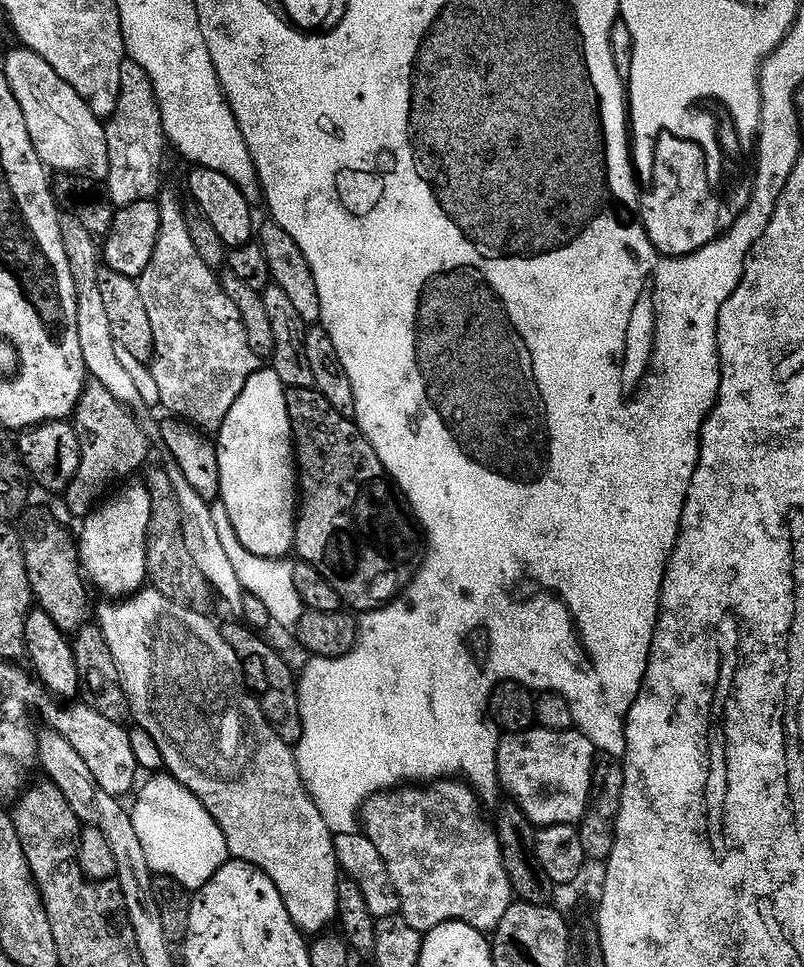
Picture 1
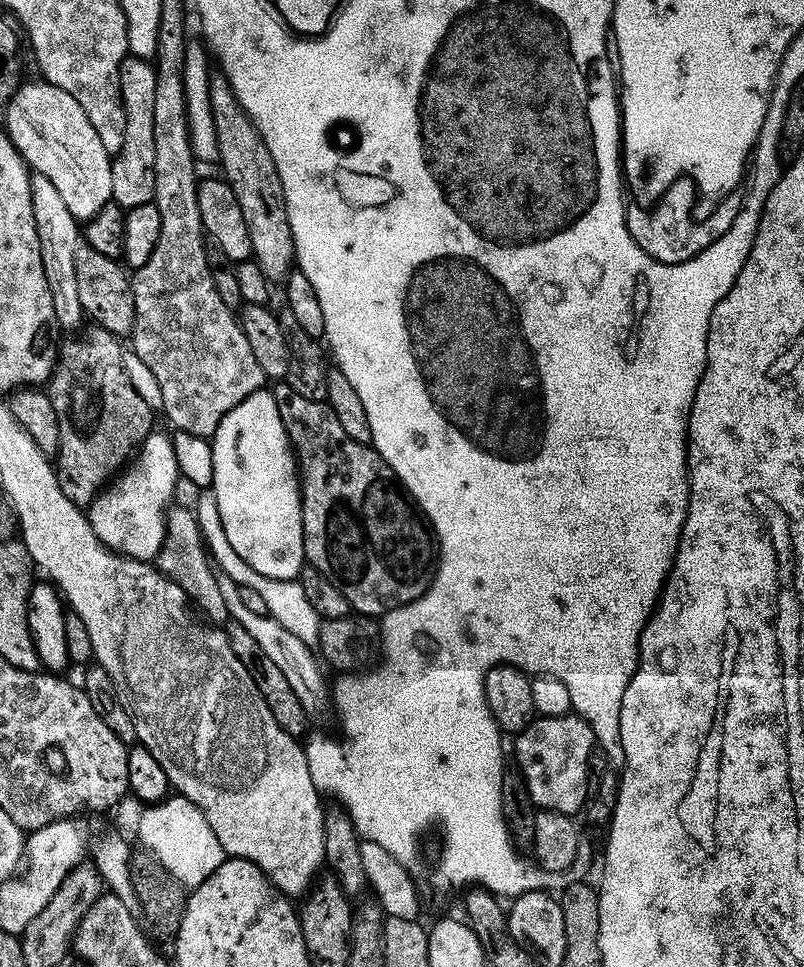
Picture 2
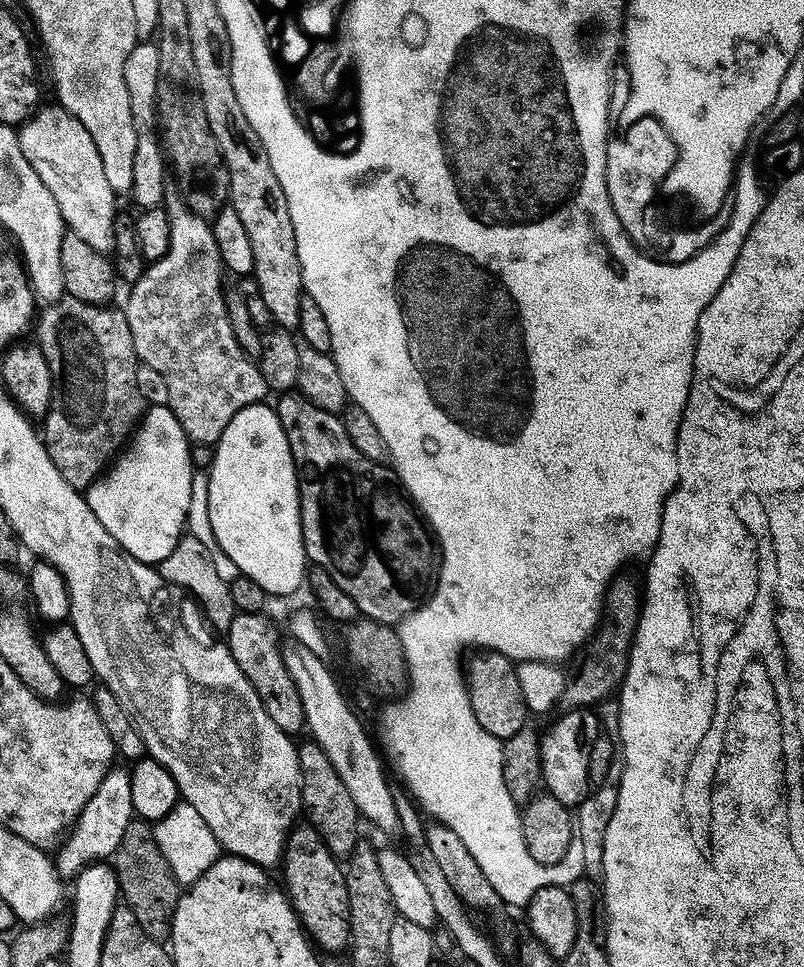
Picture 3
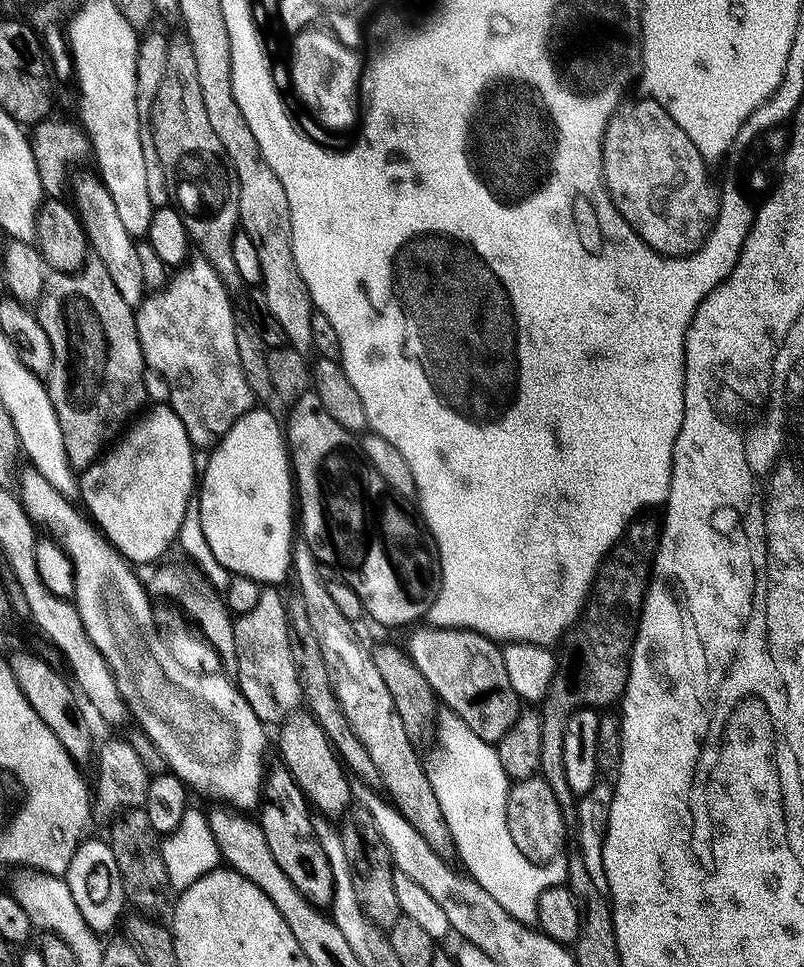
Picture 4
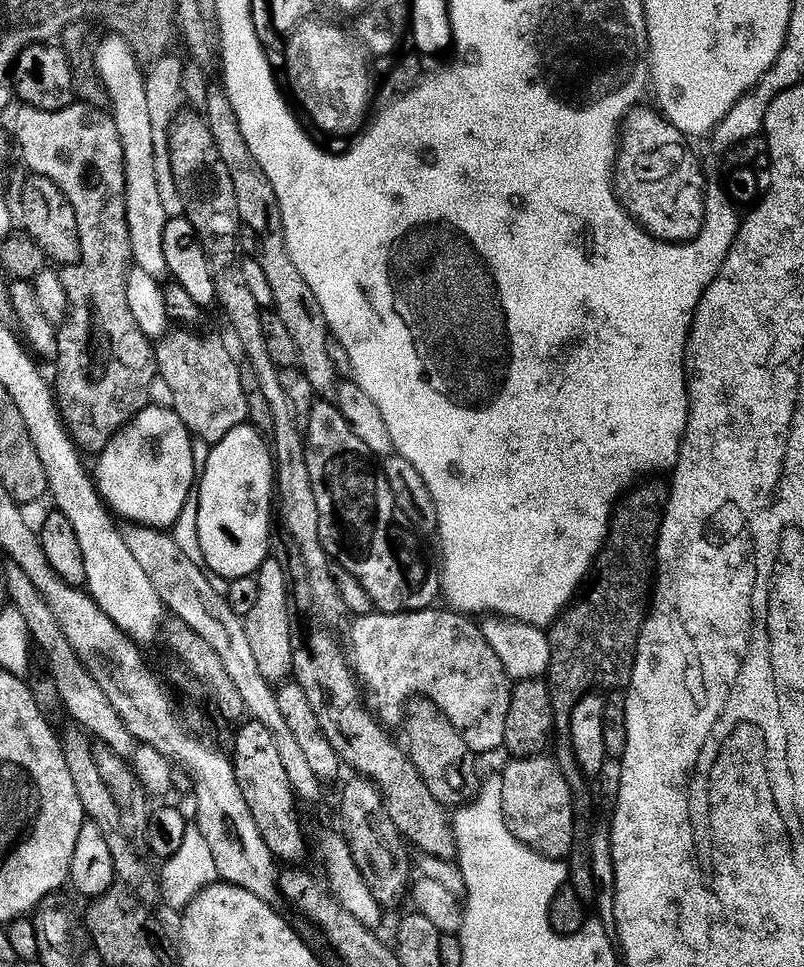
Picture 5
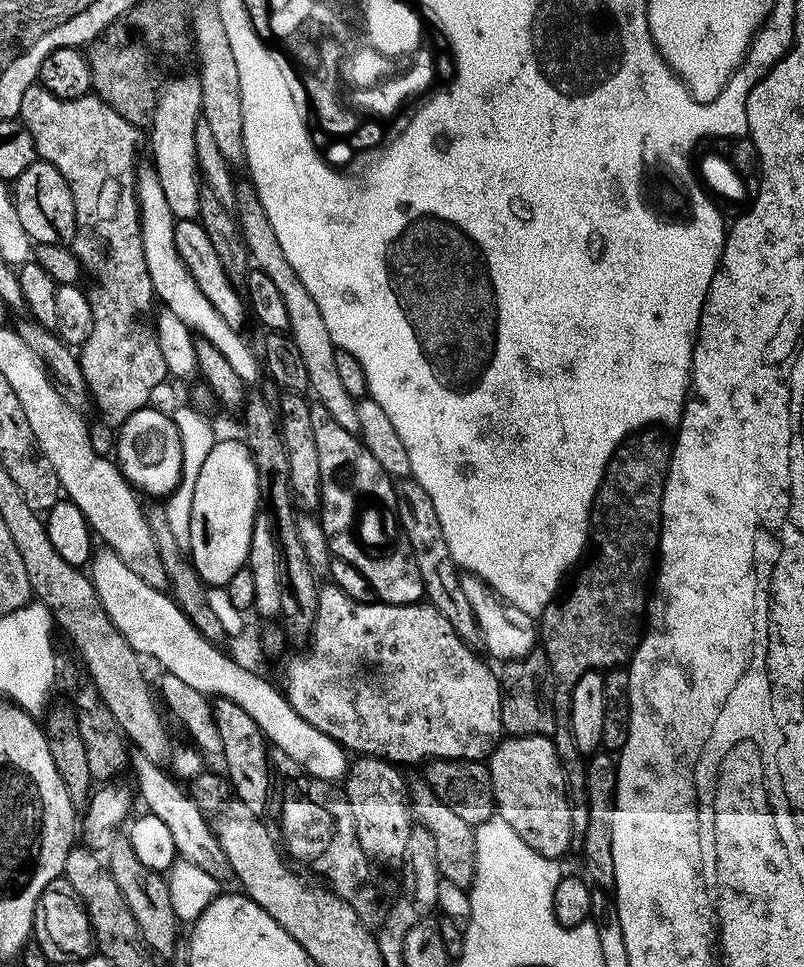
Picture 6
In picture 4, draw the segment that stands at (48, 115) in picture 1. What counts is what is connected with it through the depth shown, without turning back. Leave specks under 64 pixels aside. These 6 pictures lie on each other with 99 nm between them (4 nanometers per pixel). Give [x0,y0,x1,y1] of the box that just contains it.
[74,175,146,306]

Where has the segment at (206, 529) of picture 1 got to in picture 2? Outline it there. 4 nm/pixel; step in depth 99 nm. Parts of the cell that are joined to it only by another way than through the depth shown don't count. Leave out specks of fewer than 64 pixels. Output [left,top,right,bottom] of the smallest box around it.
[219,578,330,718]

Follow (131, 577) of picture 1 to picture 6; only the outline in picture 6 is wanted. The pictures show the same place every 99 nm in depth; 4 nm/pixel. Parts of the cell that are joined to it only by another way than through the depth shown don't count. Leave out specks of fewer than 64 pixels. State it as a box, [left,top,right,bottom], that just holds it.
[114,407,184,498]

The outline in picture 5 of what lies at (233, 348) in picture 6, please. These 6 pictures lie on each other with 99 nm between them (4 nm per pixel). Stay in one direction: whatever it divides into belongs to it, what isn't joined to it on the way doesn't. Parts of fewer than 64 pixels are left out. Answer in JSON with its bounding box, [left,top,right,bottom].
[95,34,169,278]

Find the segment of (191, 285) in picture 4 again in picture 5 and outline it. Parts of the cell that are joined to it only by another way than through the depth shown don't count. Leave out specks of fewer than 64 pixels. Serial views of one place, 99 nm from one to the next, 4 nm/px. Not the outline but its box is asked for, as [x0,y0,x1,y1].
[155,330,248,442]

